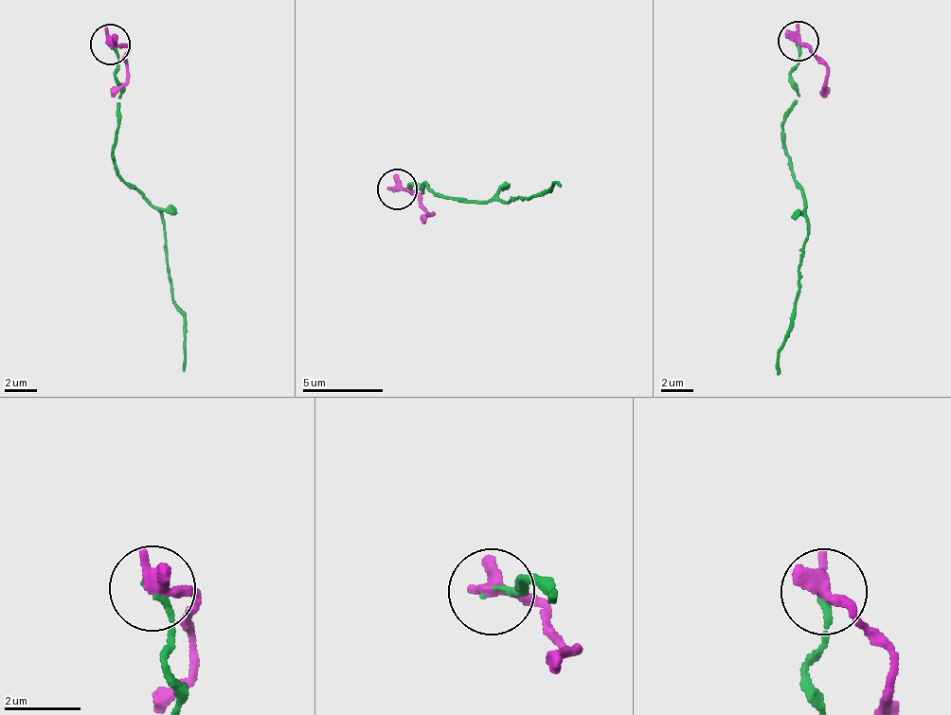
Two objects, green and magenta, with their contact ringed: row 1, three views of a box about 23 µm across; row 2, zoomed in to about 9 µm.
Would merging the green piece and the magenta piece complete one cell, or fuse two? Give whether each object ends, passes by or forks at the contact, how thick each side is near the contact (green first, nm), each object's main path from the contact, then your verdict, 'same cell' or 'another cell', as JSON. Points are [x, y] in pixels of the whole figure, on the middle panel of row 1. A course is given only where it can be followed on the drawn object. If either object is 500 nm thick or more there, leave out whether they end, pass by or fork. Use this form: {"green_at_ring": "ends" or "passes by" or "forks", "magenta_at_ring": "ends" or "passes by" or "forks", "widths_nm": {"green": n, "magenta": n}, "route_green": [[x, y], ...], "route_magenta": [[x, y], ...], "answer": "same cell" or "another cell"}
{"widths_nm": {"green": 140, "magenta": 500}, "route_green": [[396, 190], [412, 187], [424, 192], [424, 184], [450, 198], [508, 203], [552, 191], [553, 181], [560, 187]], "route_magenta": [[396, 190], [412, 189], [426, 212], [433, 214], [424, 221]], "answer": "another cell"}

